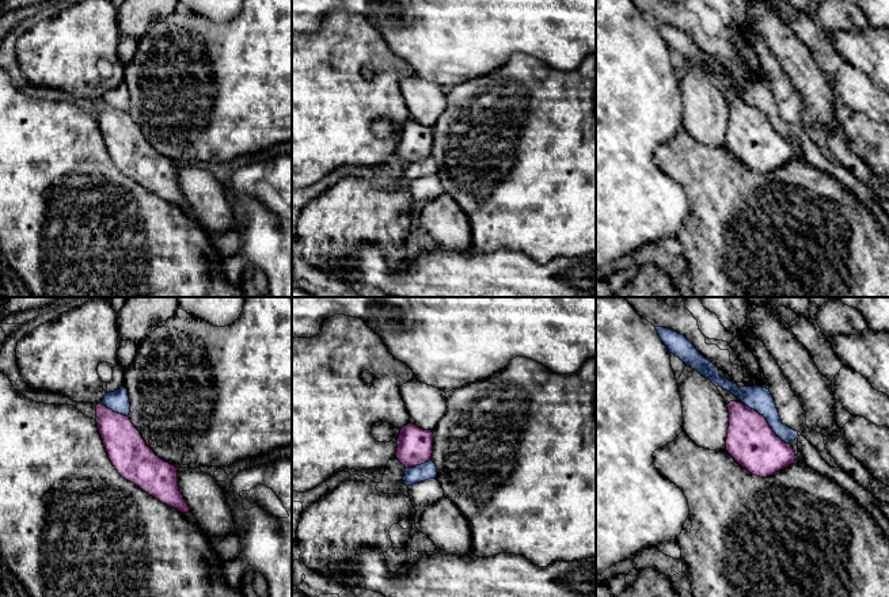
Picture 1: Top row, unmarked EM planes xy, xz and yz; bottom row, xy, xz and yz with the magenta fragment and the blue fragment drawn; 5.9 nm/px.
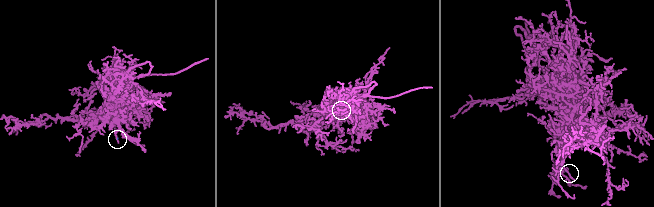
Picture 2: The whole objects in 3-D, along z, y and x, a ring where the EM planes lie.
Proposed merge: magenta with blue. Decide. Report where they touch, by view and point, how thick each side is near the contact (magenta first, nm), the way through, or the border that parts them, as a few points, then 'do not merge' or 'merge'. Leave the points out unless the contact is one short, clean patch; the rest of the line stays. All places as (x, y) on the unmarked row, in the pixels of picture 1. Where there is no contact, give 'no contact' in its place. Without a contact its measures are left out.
contact yz (767, 118); calibres 280 and 140 nm; do not merge

